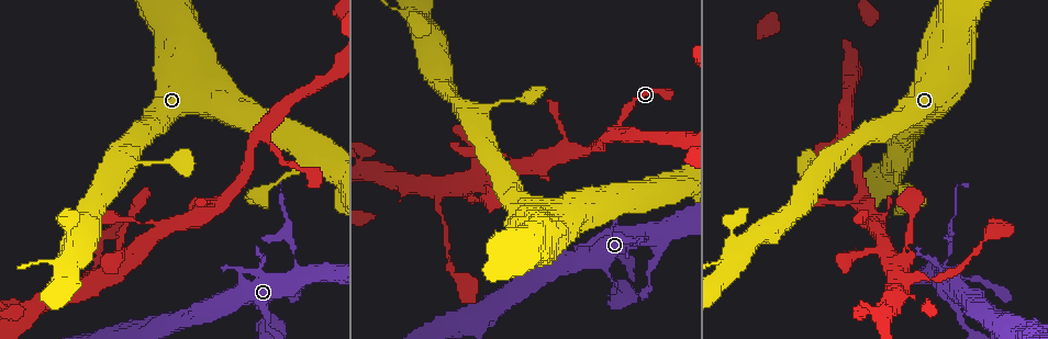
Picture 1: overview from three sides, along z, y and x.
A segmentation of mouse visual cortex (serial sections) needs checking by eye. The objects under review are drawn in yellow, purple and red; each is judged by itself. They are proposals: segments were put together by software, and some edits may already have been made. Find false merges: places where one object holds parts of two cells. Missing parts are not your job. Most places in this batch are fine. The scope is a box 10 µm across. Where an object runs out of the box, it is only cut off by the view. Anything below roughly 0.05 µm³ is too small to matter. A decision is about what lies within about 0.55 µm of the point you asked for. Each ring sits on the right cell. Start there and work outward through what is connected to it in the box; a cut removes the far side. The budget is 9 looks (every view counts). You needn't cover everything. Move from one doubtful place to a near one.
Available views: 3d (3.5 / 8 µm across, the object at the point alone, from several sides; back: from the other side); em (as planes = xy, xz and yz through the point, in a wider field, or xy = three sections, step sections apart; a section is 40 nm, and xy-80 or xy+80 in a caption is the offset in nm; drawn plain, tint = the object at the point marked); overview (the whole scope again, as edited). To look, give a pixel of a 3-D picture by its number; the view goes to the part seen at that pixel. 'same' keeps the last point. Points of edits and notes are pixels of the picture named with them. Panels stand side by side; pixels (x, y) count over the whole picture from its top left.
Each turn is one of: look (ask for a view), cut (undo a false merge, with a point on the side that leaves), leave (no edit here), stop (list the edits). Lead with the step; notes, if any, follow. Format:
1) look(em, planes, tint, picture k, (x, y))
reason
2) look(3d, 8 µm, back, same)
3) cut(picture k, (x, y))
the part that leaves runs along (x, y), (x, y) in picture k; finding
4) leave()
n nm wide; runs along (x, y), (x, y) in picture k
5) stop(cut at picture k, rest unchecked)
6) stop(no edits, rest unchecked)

look(3d, 3.5 µm, picture 1, (297, 265))
looks like a crossing

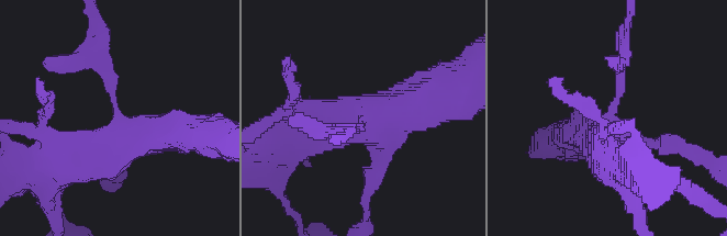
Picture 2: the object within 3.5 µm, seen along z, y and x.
look(em, xy, step 3, tint, picture 2, (610, 115))
4 arms; arms of 150, 150, 600, 600 nm; shape alone is not enough

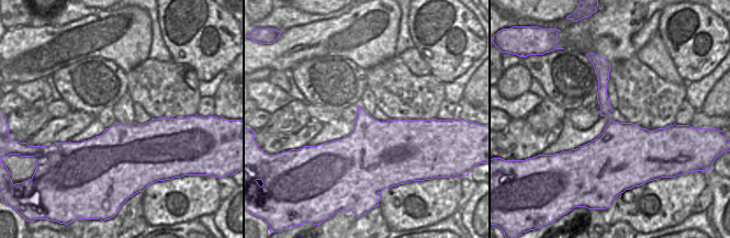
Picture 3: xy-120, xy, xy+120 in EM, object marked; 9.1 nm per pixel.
cut(picture 2, (107, 71))
the part that leaves runs along (116, 109), (102, 68), (99, 24) in picture 2; a second cell is stuck on

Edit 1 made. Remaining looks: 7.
look(overview)

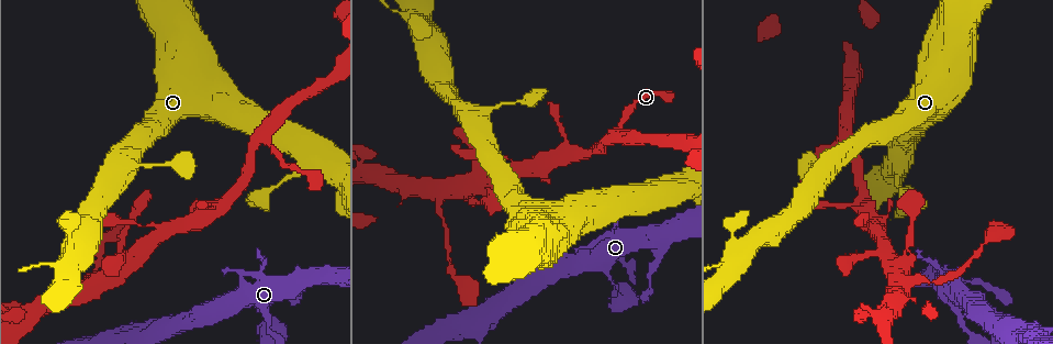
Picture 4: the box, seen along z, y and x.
look(3d, 3.5 µm, picture 4, (264, 140))
thick turns thin

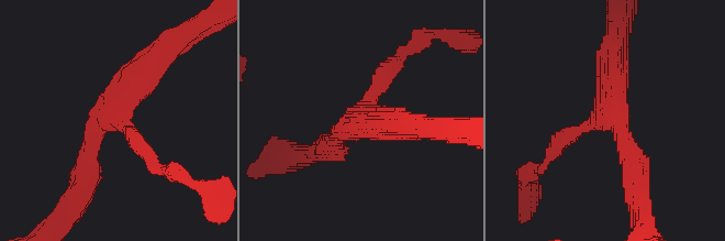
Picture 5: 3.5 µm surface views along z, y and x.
look(em, xy, step 2, tint, picture 5, (604, 118))
3 arms; arms of 250, 250, 400 nm; shape alone is not enough

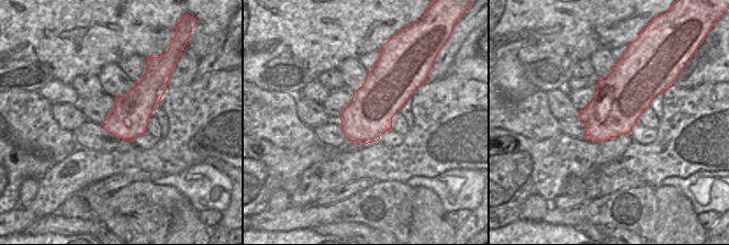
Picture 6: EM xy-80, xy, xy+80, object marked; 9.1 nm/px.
leave()
runs along (391, 64), (334, 145) in picture 5; one cell here

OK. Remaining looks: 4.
look(3d, 3.5 µm, picture 4, (518, 167))
three-way junction

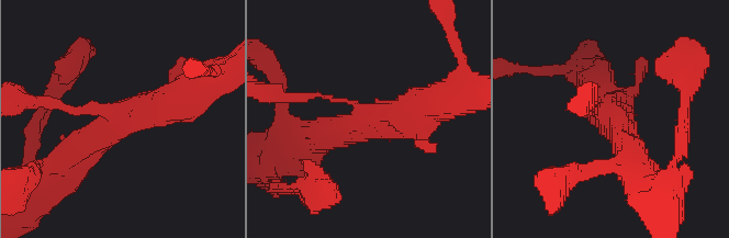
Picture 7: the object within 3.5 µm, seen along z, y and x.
look(em, xy, step 3, tint, picture 7, (370, 120))
3 arms; arms of 100, 400, 500 nm

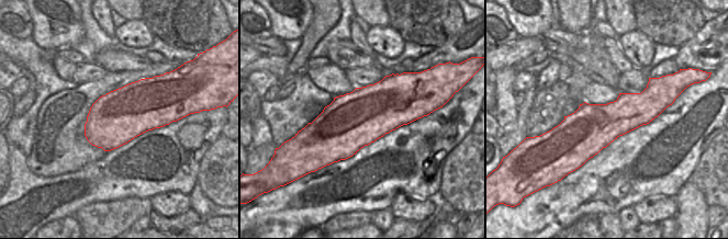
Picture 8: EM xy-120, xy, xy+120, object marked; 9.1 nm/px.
leave()
runs along (188, 89), (116, 123), (66, 163) in picture 7; one cell here

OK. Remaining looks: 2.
look(3d, 3.5 µm, picture 4, (84, 278))
small branch off a trunk

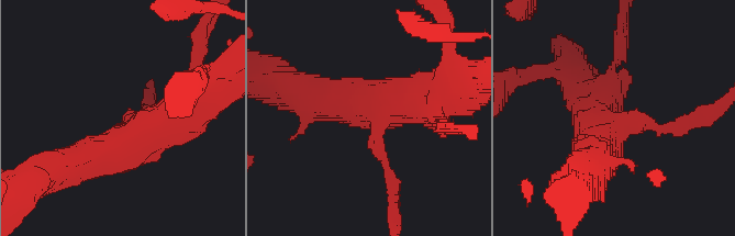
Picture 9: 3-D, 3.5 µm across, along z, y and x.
look(em, xy, step 2, tint, picture 9, (380, 127))

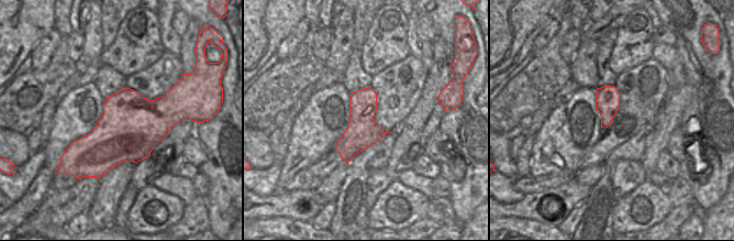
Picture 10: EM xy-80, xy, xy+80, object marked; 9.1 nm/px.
leave()
arms of 150, 500, 500 nm; runs along (199, 102), (125, 149), (70, 163) in picture 9; continuous, no second cell

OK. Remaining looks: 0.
stop(cut at picture 2, rest unchecked)

